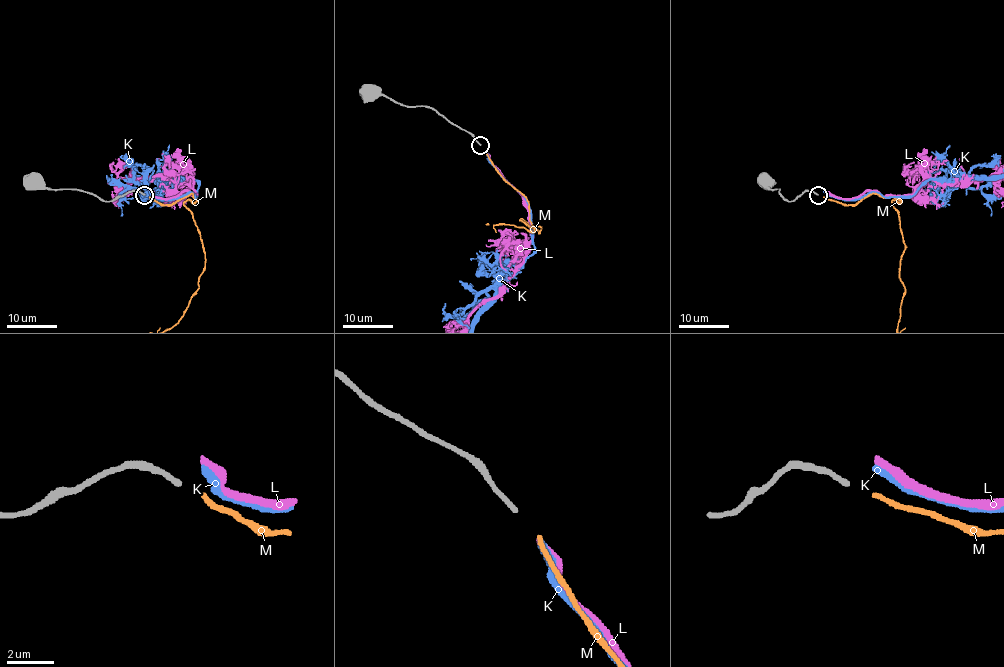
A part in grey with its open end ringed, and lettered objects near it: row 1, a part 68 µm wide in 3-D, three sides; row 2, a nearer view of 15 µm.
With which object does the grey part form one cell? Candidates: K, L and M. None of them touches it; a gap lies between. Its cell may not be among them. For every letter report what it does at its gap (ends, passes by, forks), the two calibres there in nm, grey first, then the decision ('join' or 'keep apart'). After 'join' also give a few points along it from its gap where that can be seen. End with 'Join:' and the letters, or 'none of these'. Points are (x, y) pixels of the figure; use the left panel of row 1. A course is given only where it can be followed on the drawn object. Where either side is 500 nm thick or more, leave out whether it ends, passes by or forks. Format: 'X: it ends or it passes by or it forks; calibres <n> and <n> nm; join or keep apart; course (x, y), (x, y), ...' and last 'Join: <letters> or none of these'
K: it ends; calibres 220 and 280 nm; keep apart
L: it ends; calibres 220 and 320 nm; keep apart
M: it ends; calibres 220 and 180 nm; join; course (149, 197), (173, 204), (191, 193), (196, 201), (183, 204), (205, 260), (183, 316)
Join: M

